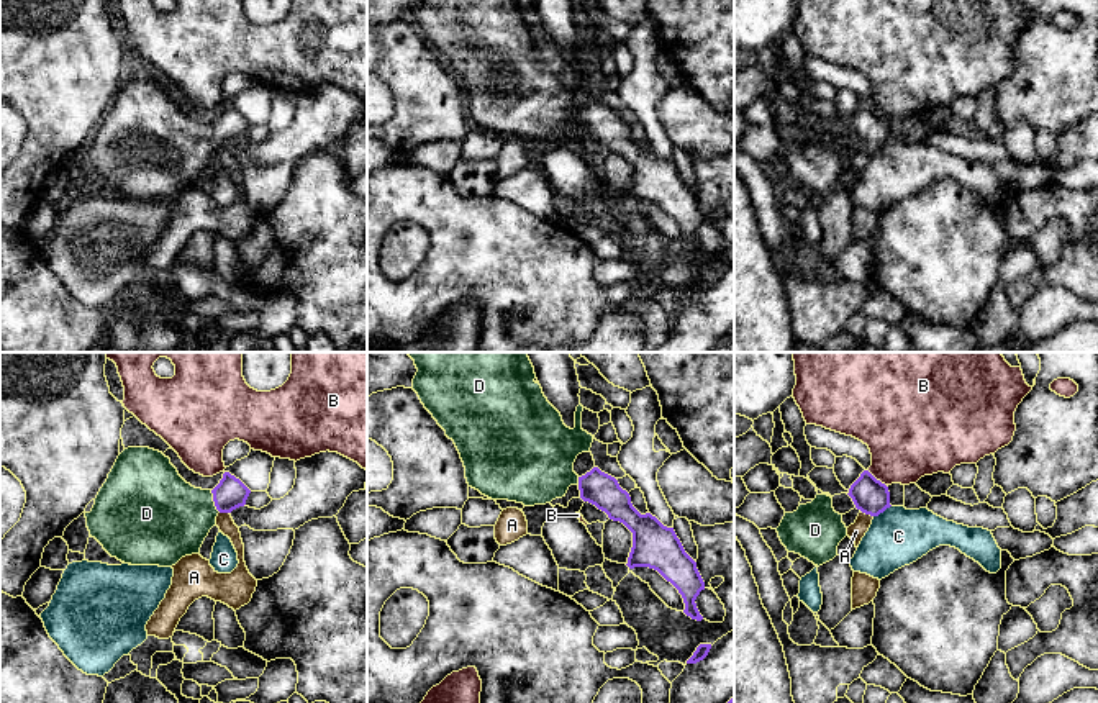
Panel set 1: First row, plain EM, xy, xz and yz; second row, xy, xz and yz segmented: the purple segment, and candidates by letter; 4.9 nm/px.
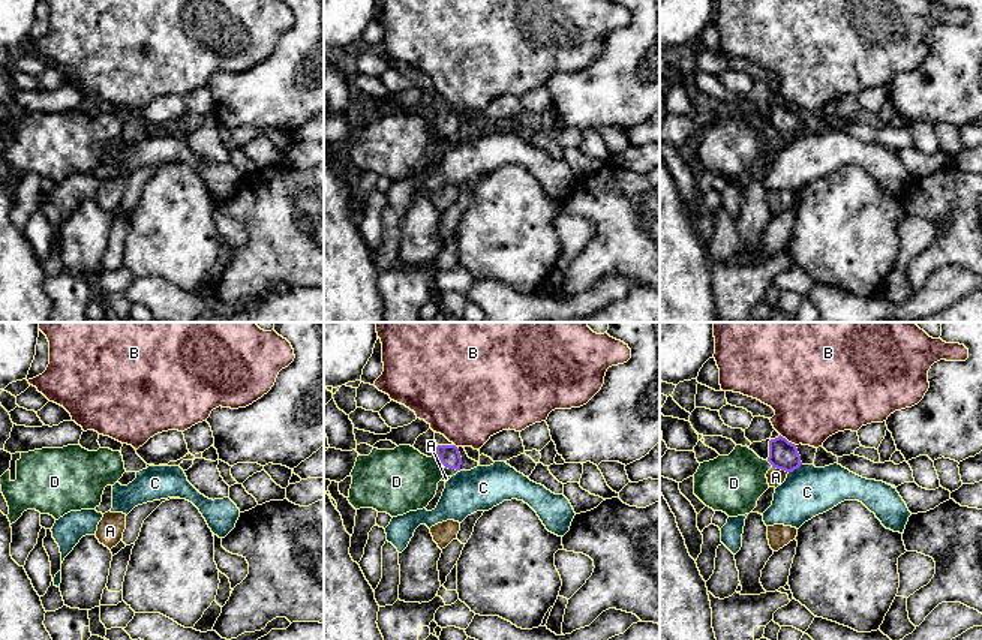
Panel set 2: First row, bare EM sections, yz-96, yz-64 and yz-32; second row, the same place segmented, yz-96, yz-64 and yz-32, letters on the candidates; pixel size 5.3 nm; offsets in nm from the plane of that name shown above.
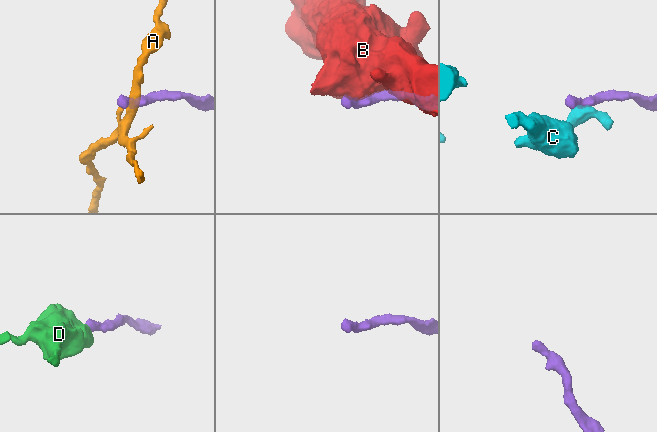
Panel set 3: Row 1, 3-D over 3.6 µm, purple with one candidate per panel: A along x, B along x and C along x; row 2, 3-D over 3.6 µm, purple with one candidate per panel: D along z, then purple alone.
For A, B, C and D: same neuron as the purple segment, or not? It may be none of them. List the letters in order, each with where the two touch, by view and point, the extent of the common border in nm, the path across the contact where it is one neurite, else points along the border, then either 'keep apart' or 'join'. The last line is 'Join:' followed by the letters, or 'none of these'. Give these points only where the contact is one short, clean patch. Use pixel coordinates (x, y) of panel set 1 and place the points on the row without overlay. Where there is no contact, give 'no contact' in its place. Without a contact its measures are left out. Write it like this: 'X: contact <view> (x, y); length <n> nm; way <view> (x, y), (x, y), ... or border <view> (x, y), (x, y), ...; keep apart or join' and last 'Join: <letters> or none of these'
A: contact yz (867, 146); length 70 nm; border yz (861, 143), (872, 149); keep apart
B: contact yz (875, 112); length 130 nm; border yz (867, 102), (885, 118); keep apart
C: contact yz (882, 145); length 110 nm; border yz (890, 138), (874, 149); keep apart
D: contact xy (213, 133); length 120 nm; way xy (230, 126), (213, 133), (190, 146), (166, 151); join
Join: D

